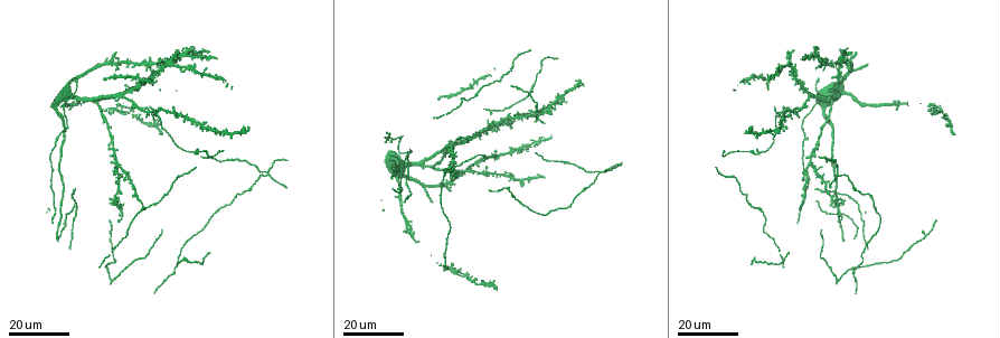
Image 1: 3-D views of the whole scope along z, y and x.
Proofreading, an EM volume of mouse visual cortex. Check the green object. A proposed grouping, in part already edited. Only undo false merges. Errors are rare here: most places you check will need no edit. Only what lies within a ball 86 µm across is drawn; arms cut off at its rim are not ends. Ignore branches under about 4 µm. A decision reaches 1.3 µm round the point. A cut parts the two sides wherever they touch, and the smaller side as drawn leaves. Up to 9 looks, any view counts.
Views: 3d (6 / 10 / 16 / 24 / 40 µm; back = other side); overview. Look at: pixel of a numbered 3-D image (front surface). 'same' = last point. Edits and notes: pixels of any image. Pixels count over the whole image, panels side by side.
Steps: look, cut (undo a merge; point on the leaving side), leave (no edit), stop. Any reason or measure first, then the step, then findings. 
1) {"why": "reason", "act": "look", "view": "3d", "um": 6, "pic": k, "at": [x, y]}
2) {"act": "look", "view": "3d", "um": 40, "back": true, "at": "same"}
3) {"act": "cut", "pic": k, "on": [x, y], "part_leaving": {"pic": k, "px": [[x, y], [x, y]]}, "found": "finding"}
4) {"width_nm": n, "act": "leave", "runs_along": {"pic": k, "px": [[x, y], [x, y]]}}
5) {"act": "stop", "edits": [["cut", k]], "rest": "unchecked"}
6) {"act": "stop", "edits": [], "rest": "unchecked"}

{"why": "four arms meet", "act": "look", "view": "3d", "um": 24, "pic": 1, "at": [791, 114]}

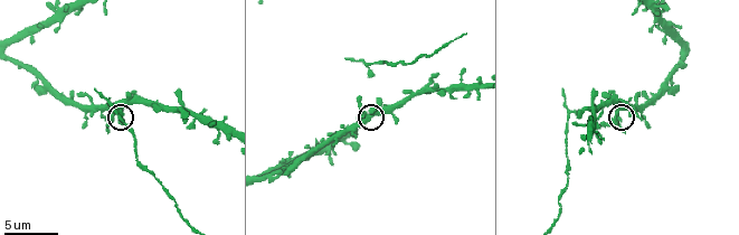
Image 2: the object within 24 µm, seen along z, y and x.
{"act": "look", "view": "3d", "um": 10, "pic": 2, "at": [364, 115]}

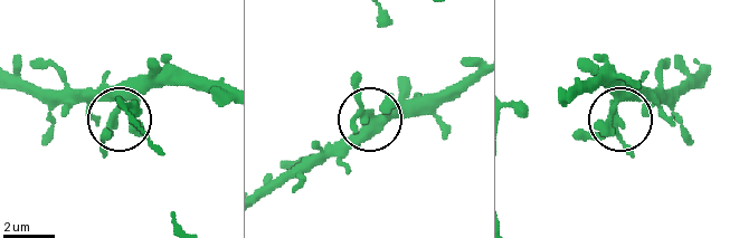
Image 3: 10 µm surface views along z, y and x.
{"arms": 4, "act": "leave", "runs_along": {"pic": 3, "px": [[700, 72], [676, 88], [637, 91], [616, 116], [612, 72]]}, "found": "continuous, no second cell"}

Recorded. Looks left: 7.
{"why": "branch point", "act": "look", "view": "3d", "um": 6, "pic": 2, "at": [370, 64]}

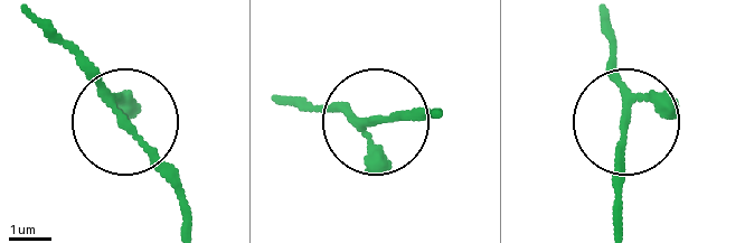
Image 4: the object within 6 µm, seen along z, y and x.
{"act": "leave", "found": "all the same cell"}

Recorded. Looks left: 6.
{"why": "two arms at a narrow angle", "act": "look", "view": "3d", "um": 24, "pic": 1, "at": [450, 145]}

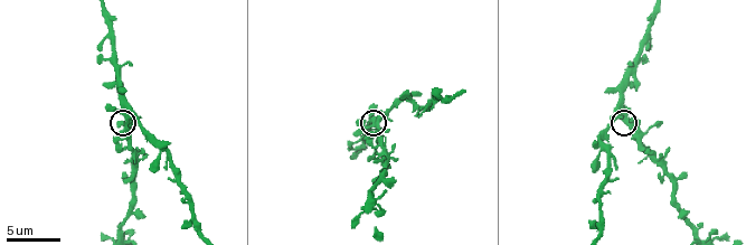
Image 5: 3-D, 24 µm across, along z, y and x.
{"act": "look", "view": "3d", "um": 10, "pic": 5, "at": [127, 118]}

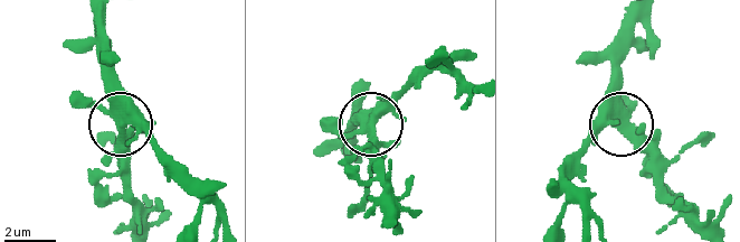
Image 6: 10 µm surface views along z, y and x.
{"side_arm_um": 25, "act": "leave", "found": "all the same cell"}

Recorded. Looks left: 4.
{"why": "a fork", "act": "look", "view": "3d", "um": 24, "pic": 1, "at": [61, 214]}

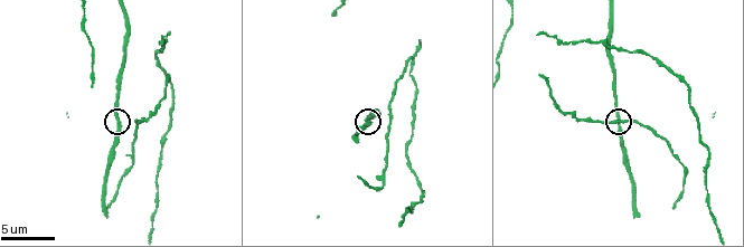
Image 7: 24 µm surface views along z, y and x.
{"act": "look", "view": "3d", "um": 6, "pic": 7, "at": [119, 122]}

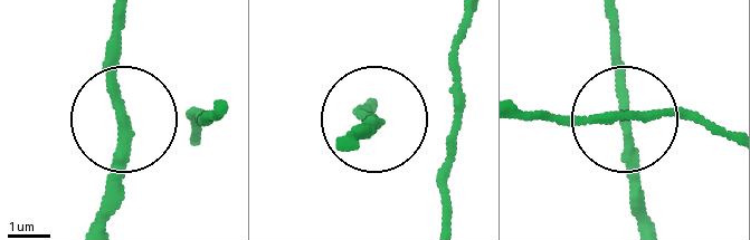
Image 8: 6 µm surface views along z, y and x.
{"arms": 3, "act": "leave", "runs_along": {"pic": 8, "px": [[614, 13], [638, 216]]}, "found": "continuous, no second cell"}

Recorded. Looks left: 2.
{"act": "stop", "edits": [], "rest": "unchecked"}

